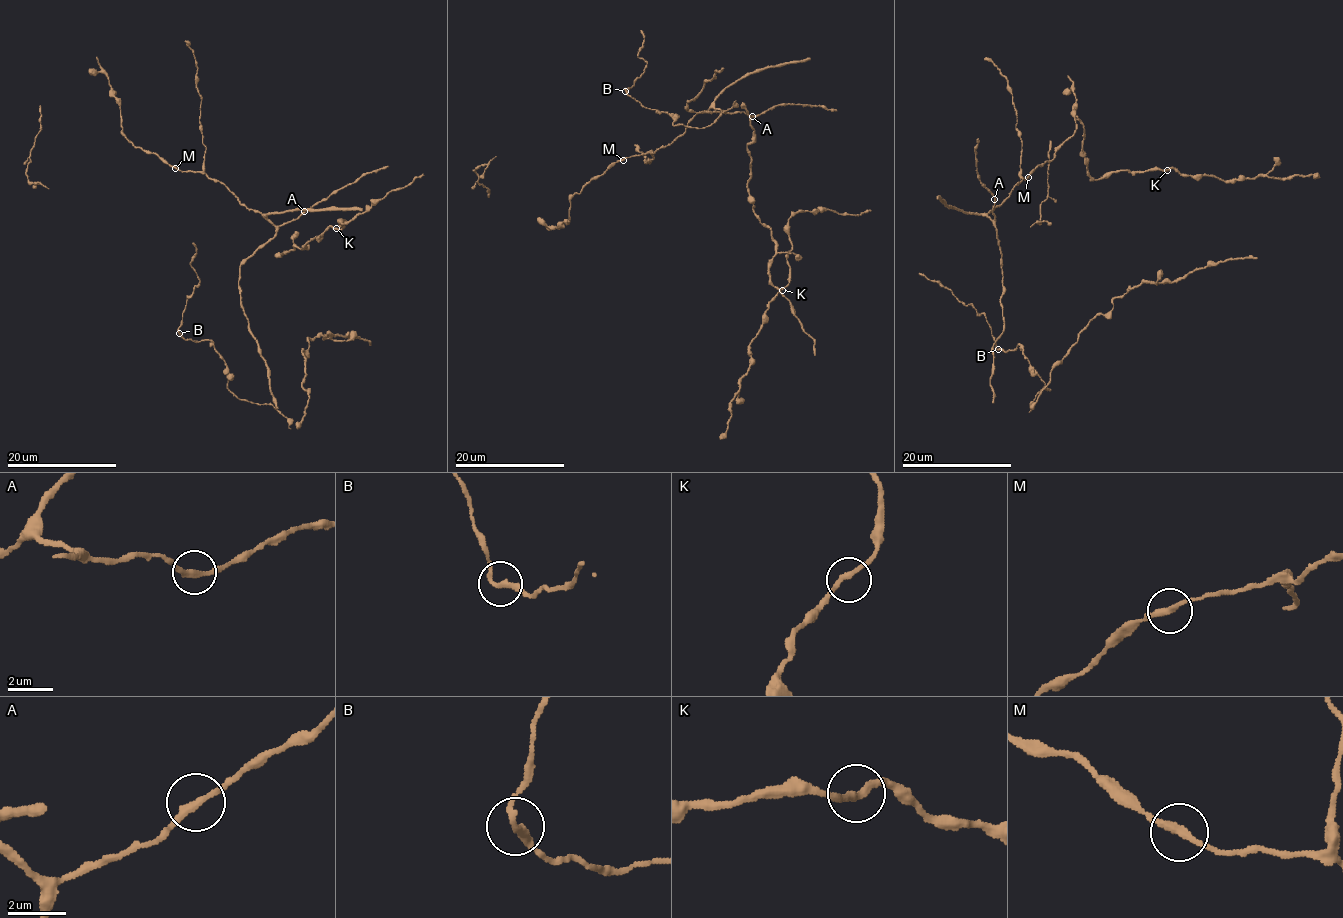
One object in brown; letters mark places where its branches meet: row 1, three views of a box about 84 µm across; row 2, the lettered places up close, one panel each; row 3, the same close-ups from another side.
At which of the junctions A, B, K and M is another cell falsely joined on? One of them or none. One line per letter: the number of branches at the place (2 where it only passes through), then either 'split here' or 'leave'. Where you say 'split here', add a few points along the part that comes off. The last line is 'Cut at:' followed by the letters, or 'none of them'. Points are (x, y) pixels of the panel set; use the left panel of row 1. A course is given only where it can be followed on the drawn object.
A: branches 2; leave
B: branches 2; leave
K: branches 2; leave
M: branches 2; leave
Cut at: none of them

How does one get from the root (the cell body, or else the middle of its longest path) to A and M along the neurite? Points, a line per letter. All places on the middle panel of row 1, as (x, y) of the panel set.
A: (715, 75), (705, 83), (695, 99), (688, 100), (686, 111), (742, 111), (752, 116)
M: (715, 75), (695, 99), (688, 100), (686, 111), (723, 112), (712, 107), (701, 110), (670, 143), (623, 160)

